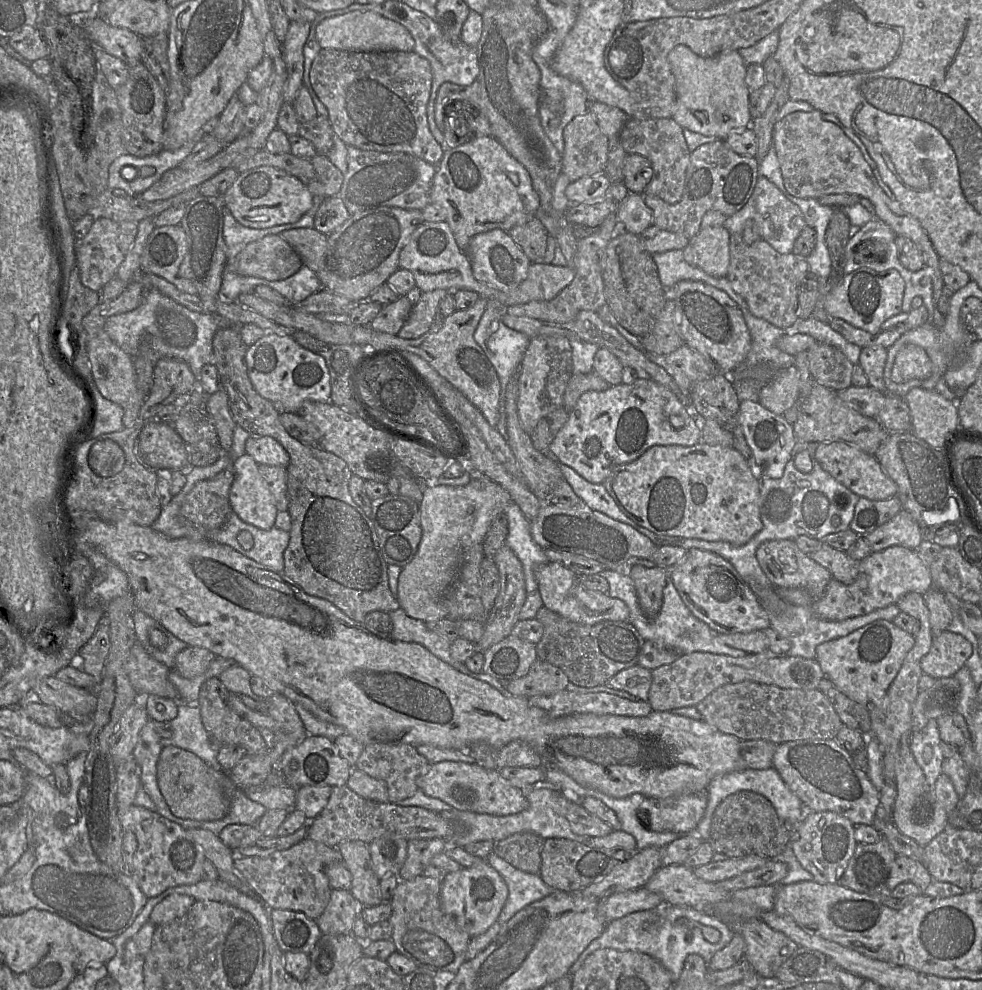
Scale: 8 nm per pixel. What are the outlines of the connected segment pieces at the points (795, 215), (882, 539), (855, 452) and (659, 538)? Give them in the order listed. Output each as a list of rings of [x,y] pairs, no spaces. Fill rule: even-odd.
[[[759,175],[754,192],[746,205],[737,213],[728,217],[724,223],[724,227],[731,235],[742,235],[745,224],[749,220],[755,222],[758,226],[760,237],[781,254],[793,253],[793,247],[796,239],[802,230],[807,226],[801,209],[788,199],[776,185],[762,175]]]
[[[904,509],[891,520],[863,537],[872,553],[882,551],[891,546],[902,546],[916,550],[923,540],[918,523]]]
[[[847,442],[820,443],[815,451],[815,459],[826,472],[859,497],[886,500],[898,494],[896,483],[886,474],[878,460]]]
[[[559,463],[559,467],[564,479],[572,487],[575,494],[591,509],[602,512],[615,520],[628,524],[641,534],[648,537],[657,546],[670,545],[671,543],[677,543],[682,539],[686,539],[655,534],[638,525],[618,508],[602,483],[595,484],[587,481],[574,469],[565,464]]]

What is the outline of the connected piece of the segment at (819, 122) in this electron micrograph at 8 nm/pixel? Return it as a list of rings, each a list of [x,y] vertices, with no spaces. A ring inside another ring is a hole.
[[[819,110],[796,111],[775,124],[773,148],[778,157],[784,184],[791,195],[818,200],[824,195],[854,194],[869,199],[874,205],[877,218],[887,224],[897,236],[904,236],[914,242],[923,255],[925,265],[933,269],[933,300],[937,307],[945,284],[940,270],[940,258],[927,233],[916,218],[905,212],[895,199],[883,191],[861,150],[841,127],[825,120]]]

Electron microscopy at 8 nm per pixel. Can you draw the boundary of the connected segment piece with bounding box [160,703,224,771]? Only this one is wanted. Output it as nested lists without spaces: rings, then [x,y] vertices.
[[[178,703],[178,714],[171,720],[172,736],[161,738],[162,747],[176,746],[197,755],[216,771],[222,770],[217,761],[218,749],[210,740],[195,704]]]

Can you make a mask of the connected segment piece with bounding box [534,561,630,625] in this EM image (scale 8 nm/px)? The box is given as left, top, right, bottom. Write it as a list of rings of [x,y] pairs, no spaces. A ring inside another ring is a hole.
[[[547,562],[536,567],[534,576],[545,607],[570,621],[594,625],[601,621],[629,621],[628,606],[620,599],[585,588],[580,577],[558,562]]]

